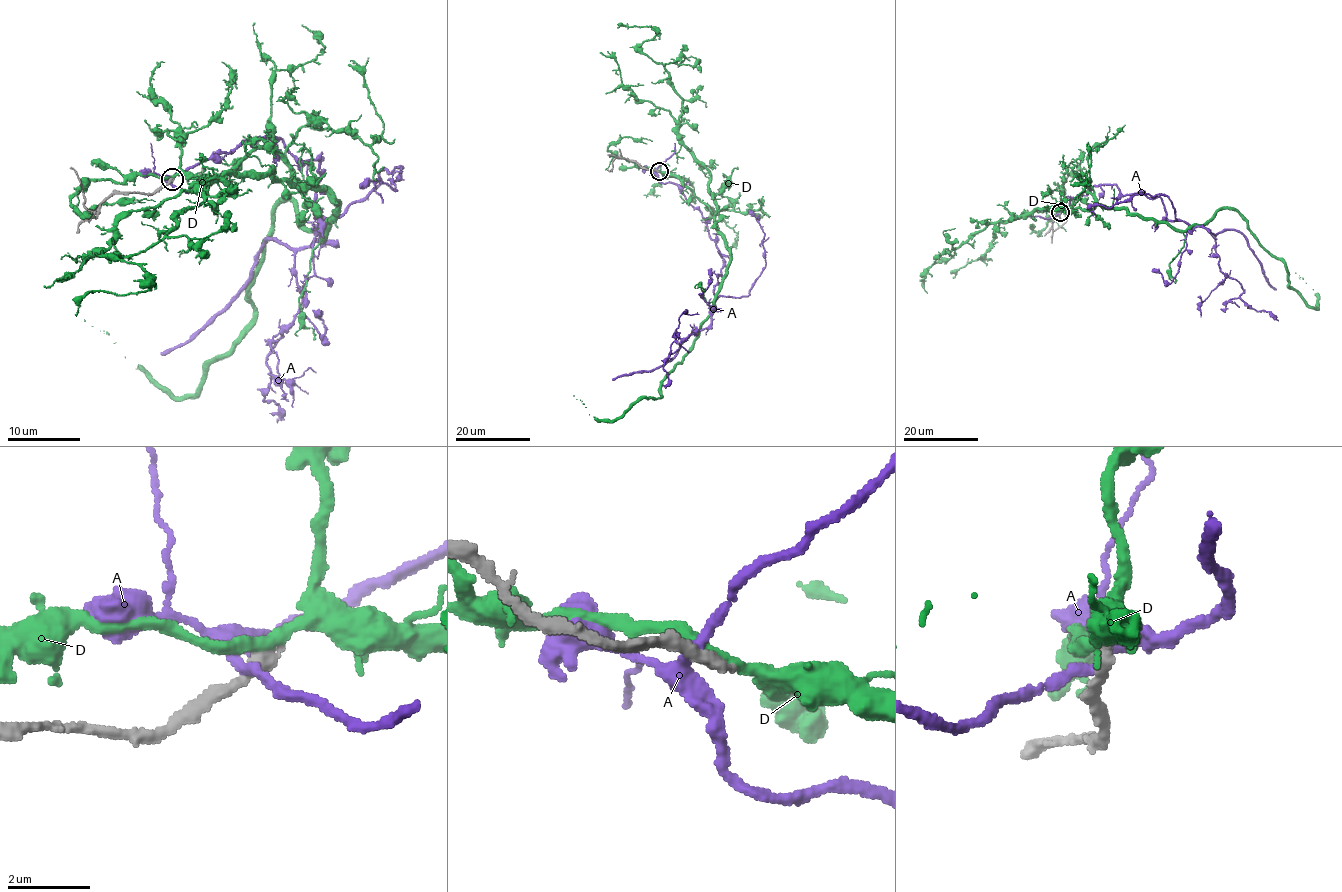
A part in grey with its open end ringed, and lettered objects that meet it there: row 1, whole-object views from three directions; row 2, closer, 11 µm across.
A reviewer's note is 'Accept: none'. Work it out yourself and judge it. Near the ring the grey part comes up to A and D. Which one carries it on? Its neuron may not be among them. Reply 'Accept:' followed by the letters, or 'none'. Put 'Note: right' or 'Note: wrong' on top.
Note: right
Accept: none

